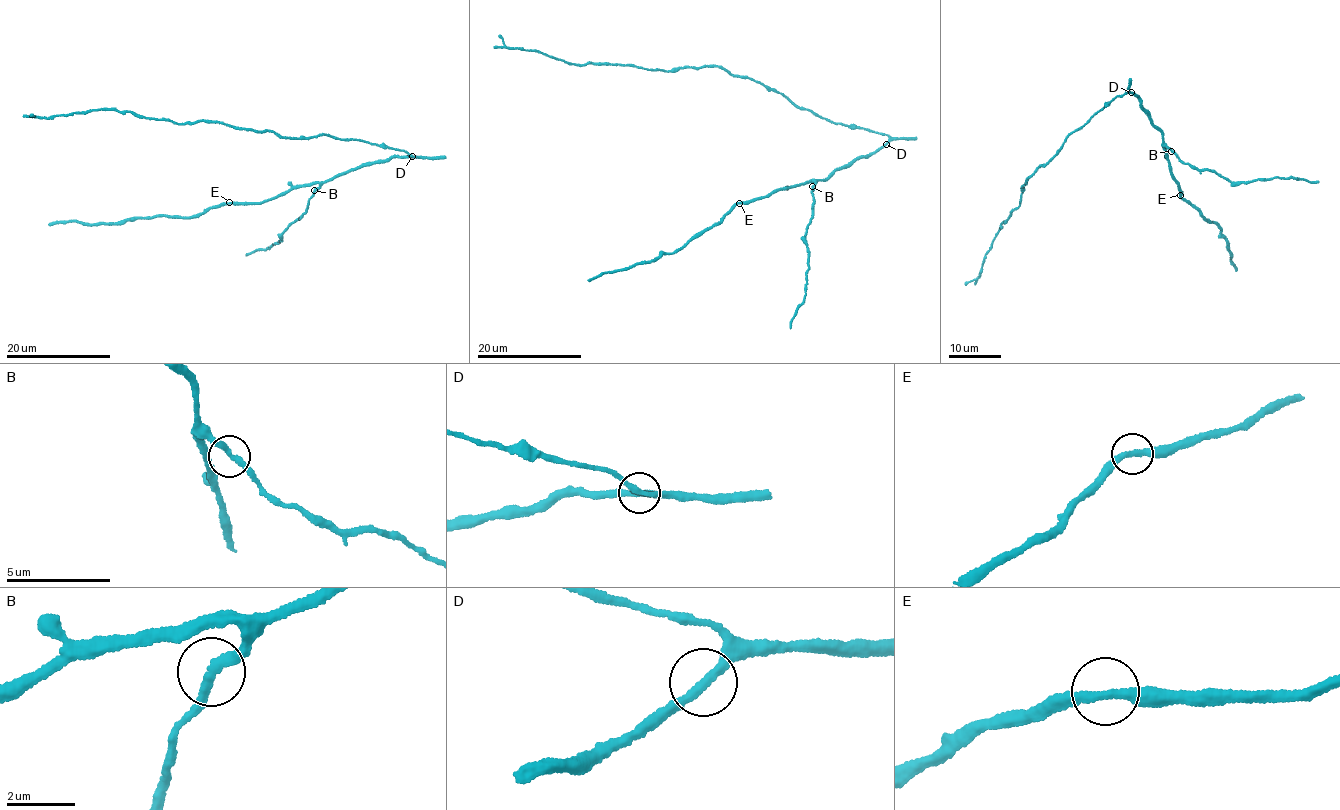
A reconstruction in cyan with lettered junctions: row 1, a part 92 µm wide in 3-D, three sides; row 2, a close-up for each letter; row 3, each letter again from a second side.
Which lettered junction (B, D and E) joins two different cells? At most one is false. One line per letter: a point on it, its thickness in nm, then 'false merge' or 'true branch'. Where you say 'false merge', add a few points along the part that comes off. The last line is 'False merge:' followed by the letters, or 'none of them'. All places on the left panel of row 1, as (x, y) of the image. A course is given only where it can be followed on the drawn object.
B: place (314, 190); calibre 280 nm; true branch
D: place (412, 156); calibre 280 nm; true branch
E: place (229, 202); calibre 280 nm; true branch
False merge: none of them

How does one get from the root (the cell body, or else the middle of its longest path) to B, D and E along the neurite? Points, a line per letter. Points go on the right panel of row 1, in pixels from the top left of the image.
B: (1114, 99), (1128, 93), (1137, 96), (1139, 106), (1159, 129), (1164, 143), (1171, 151)
D: (1114, 99), (1131, 92)
E: (1114, 99), (1126, 93), (1134, 94), (1159, 129), (1169, 170), (1180, 195)

